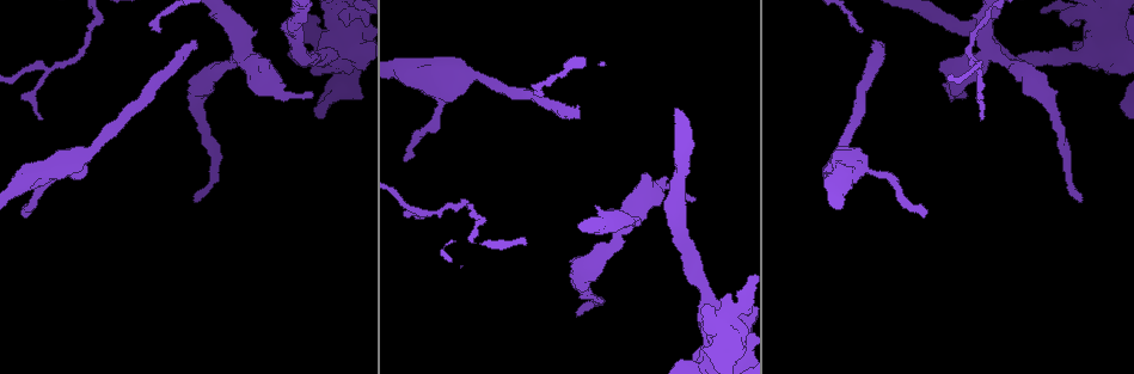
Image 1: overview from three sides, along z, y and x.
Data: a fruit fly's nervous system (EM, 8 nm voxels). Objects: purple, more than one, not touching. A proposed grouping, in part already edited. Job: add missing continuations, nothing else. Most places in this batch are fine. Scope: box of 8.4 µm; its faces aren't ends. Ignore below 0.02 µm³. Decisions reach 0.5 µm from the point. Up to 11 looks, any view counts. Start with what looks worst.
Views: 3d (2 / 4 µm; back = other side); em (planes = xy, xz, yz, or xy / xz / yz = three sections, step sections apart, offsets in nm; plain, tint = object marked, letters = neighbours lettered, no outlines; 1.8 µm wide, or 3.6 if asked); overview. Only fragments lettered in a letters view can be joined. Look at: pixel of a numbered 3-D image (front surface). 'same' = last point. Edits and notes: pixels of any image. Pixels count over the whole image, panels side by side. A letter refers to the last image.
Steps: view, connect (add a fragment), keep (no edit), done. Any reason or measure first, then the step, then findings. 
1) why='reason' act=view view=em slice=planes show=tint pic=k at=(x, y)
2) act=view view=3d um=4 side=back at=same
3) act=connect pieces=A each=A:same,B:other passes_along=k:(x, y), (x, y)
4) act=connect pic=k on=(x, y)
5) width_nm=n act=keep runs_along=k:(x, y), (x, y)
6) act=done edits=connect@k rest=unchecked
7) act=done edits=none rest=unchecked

why='free end' act=view view=3d um=2 pic=1 at=(1081, 201)

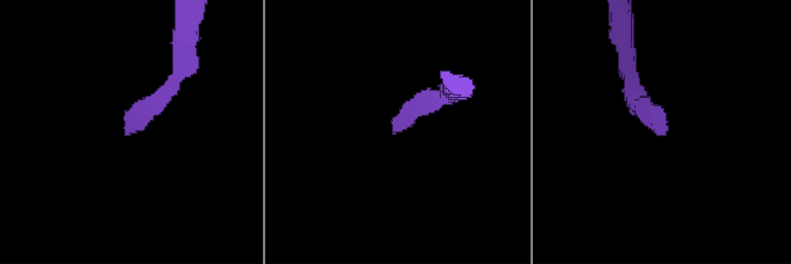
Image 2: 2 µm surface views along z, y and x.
why='need the tissue' act=view view=em slice=planes show=letters pic=2 at=(394, 130)

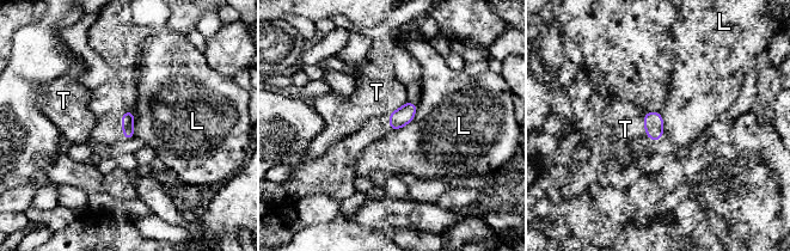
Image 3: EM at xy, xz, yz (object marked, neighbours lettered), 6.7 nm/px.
act=keep each=L:other,T:other found='none of them fits'

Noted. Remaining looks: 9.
why='an open end' act=view view=em slice=planes show=letters pic=1 at=(406, 158)

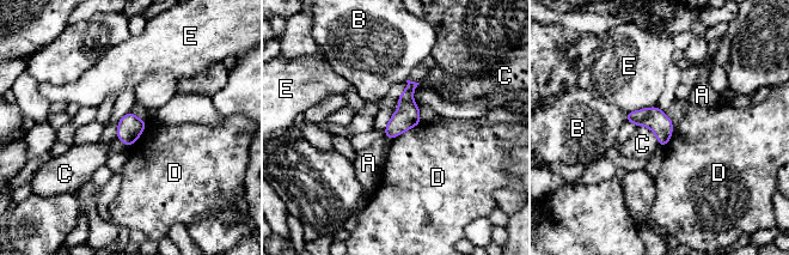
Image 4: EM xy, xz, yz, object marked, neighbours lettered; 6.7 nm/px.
width_nm=150 act=keep each=A:other,B:other,C:other,D:other,E:other border=4:(132, 111), (145, 128), (128, 147) found='none of them fits'

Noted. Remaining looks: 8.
why='free end' act=view view=3d um=2 pic=1 at=(695, 197)

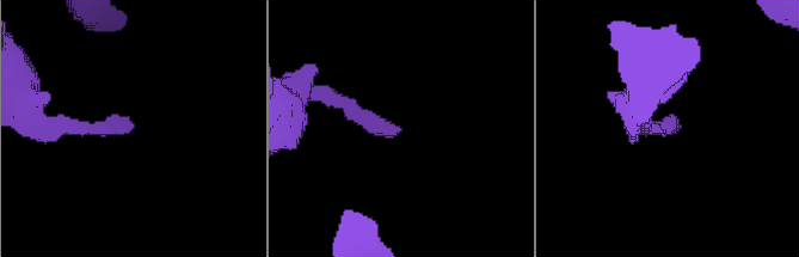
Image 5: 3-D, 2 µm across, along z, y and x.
act=view view=em slice=xz step=16 show=tint pic=5 at=(131, 128)

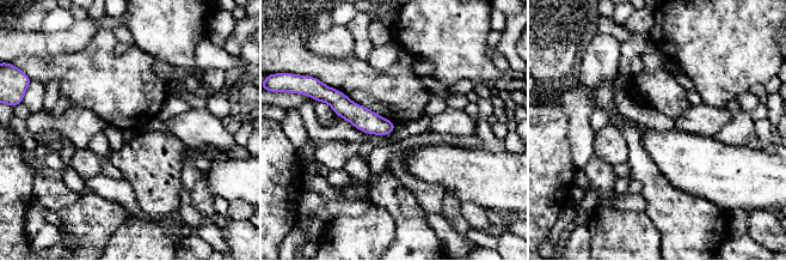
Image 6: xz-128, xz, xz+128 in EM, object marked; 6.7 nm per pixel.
why='cut it another way' act=view view=em slice=planes show=letters at=same

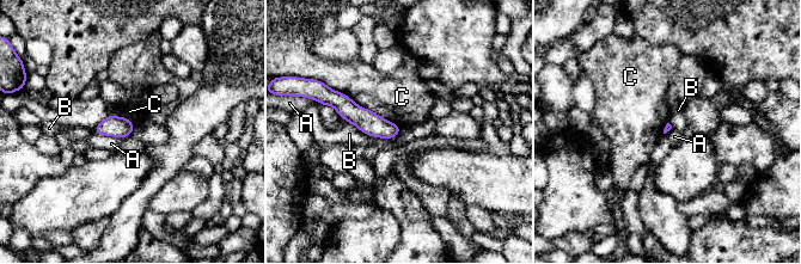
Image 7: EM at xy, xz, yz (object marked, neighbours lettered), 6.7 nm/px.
act=keep each=A:other,B:other,C:other found='no lettered fragment goes on from it'

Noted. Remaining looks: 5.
why='branch point' act=view view=em slice=planes show=tint pic=1 at=(988, 53)

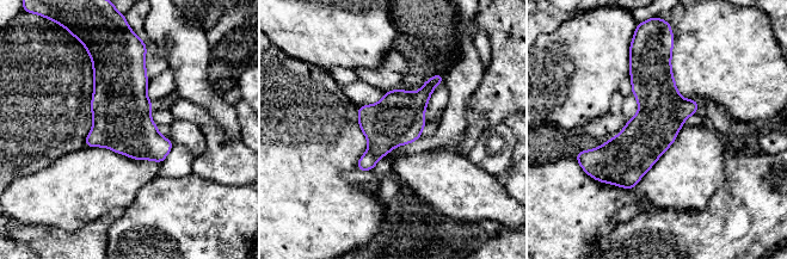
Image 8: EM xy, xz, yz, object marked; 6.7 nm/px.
why='what lies round it' act=view view=em slice=planes show=letters at=same

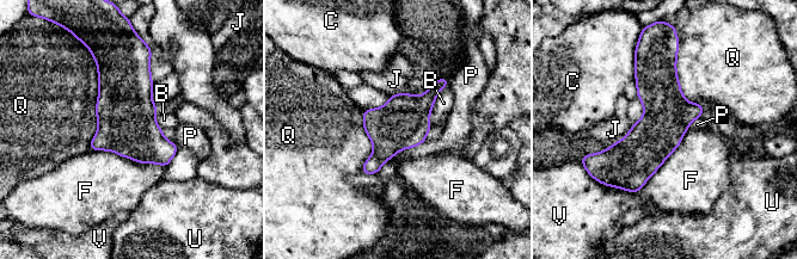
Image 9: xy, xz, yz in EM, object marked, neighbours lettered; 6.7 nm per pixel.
act=keep each=B:other,C:other,F:other,J:other,P:other,Q:other,U:other,V:other border=9:(90, 148), (165, 167) found='no lettered fragment goes on from it'

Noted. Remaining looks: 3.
act=done edits=none rest=unchecked

